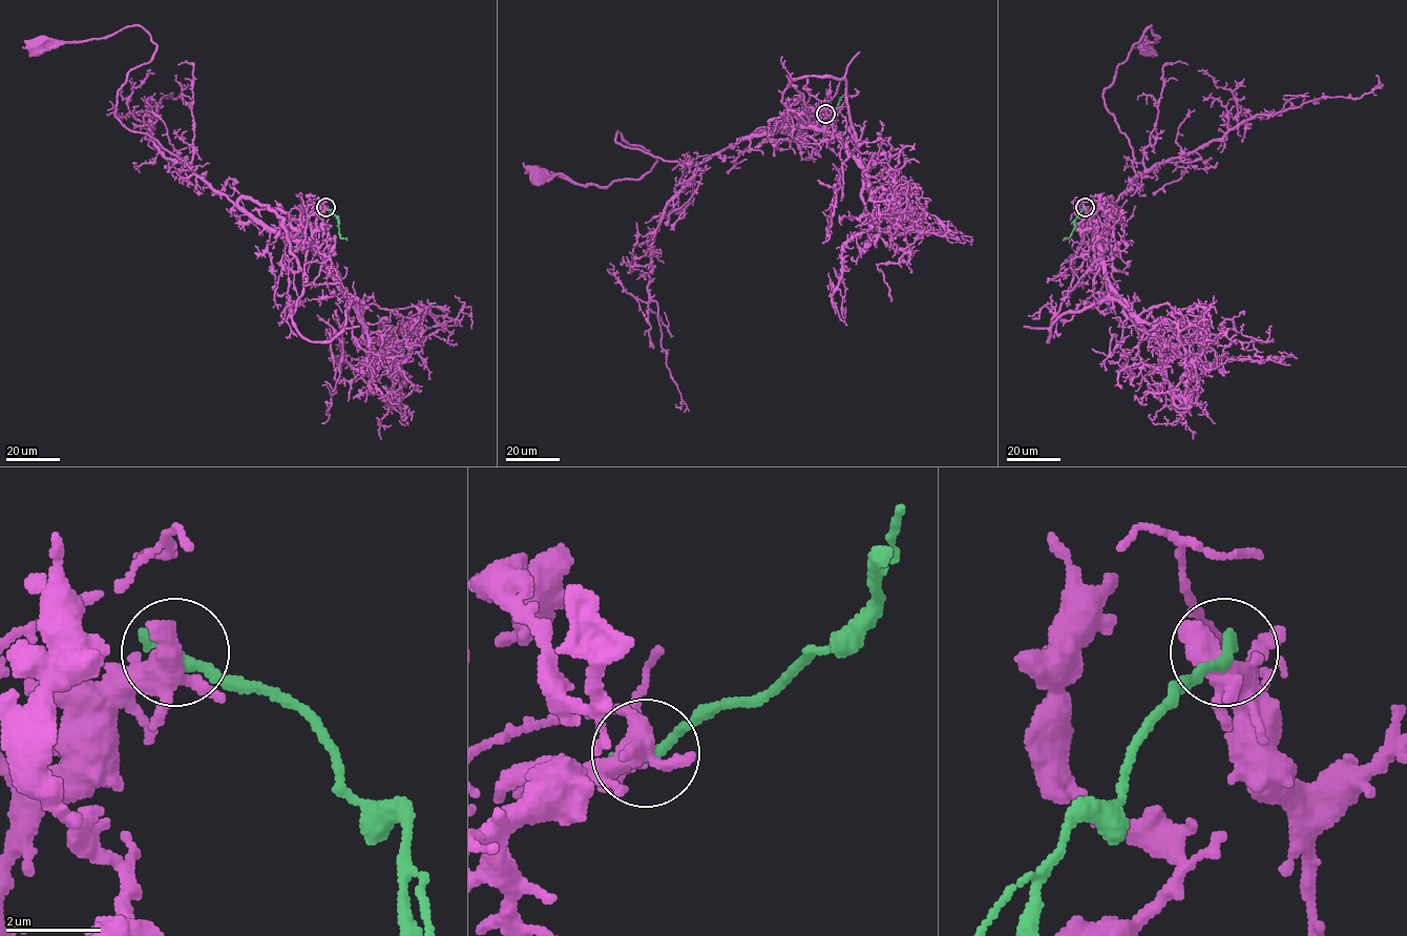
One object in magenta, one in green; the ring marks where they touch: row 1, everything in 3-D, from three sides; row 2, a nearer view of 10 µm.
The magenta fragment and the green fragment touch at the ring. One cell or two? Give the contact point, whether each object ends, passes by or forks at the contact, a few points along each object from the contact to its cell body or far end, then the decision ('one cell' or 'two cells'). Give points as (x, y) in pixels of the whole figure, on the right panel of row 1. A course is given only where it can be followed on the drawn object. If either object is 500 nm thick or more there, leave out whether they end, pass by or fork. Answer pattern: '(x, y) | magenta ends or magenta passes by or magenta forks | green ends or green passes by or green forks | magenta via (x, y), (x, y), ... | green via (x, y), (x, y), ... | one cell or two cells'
(1085, 207) | magenta forks | green ends | magenta via (1085, 208), (1097, 245), (1135, 175), (1133, 149), (1103, 91), (1151, 25), (1158, 38), (1146, 48) | green via (1085, 208), (1075, 221), (1071, 234), (1063, 241) | two cells

